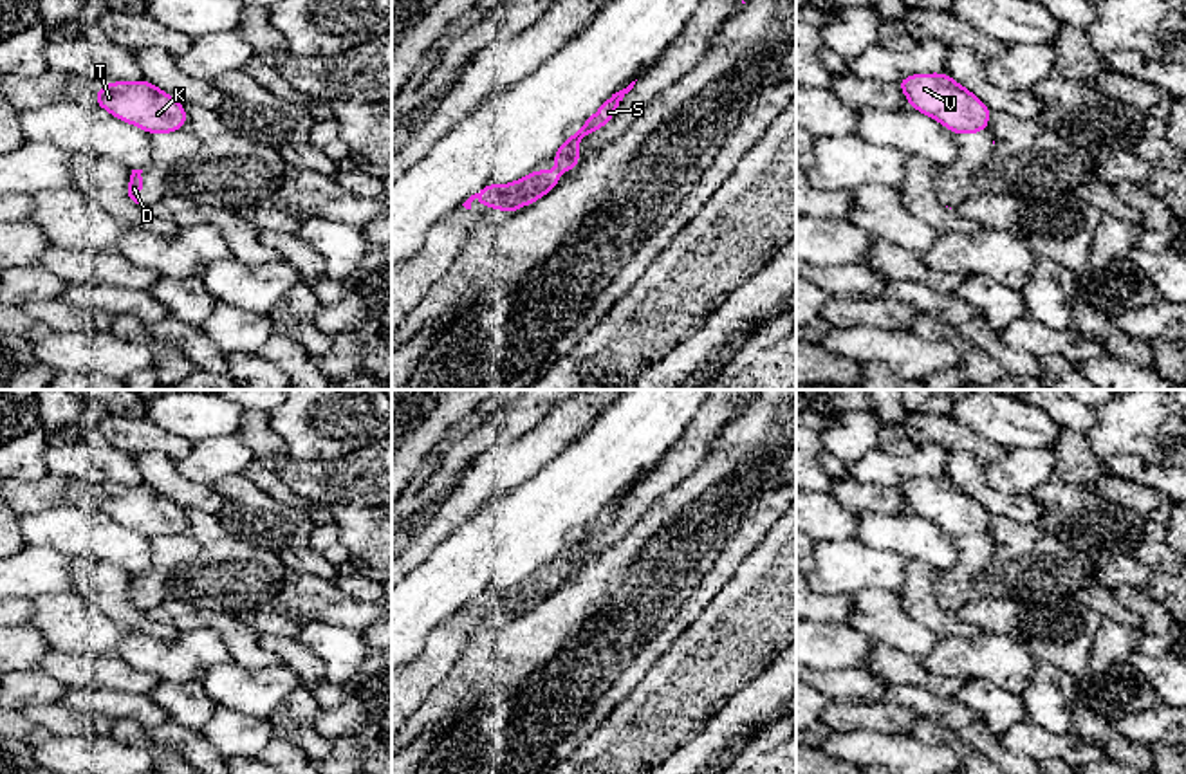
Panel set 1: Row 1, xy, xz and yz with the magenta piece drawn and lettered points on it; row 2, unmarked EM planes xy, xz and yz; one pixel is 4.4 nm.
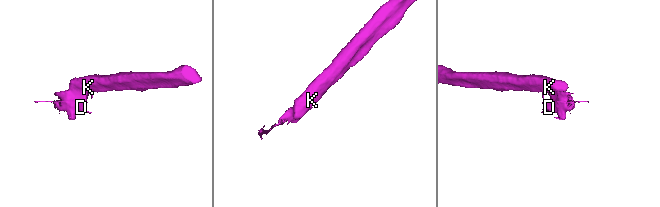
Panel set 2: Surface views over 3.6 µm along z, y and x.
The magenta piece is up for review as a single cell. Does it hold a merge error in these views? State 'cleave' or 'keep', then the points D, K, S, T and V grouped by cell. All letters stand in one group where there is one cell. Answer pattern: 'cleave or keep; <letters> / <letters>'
cleave; D / K S T V

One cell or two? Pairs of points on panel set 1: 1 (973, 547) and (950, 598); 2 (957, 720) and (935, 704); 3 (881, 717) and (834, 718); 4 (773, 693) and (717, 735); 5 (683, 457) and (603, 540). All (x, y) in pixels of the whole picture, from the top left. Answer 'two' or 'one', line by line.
1: one
2: one
3: one
4: one
5: one

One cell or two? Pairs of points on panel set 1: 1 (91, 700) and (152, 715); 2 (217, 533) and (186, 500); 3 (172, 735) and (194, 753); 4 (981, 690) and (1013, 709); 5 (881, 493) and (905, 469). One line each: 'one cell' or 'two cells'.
1: one cell
2: two cells
3: one cell
4: one cell
5: two cells

